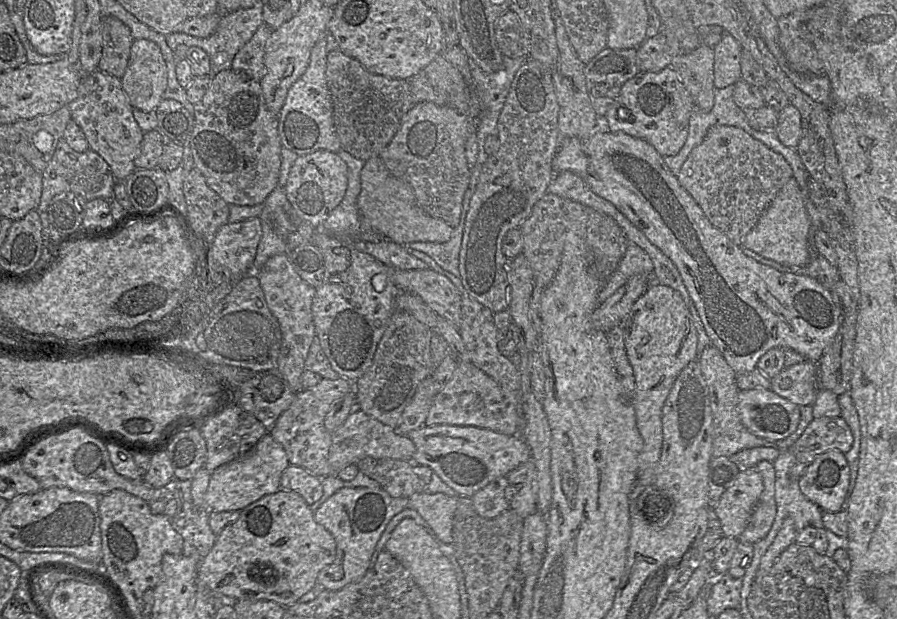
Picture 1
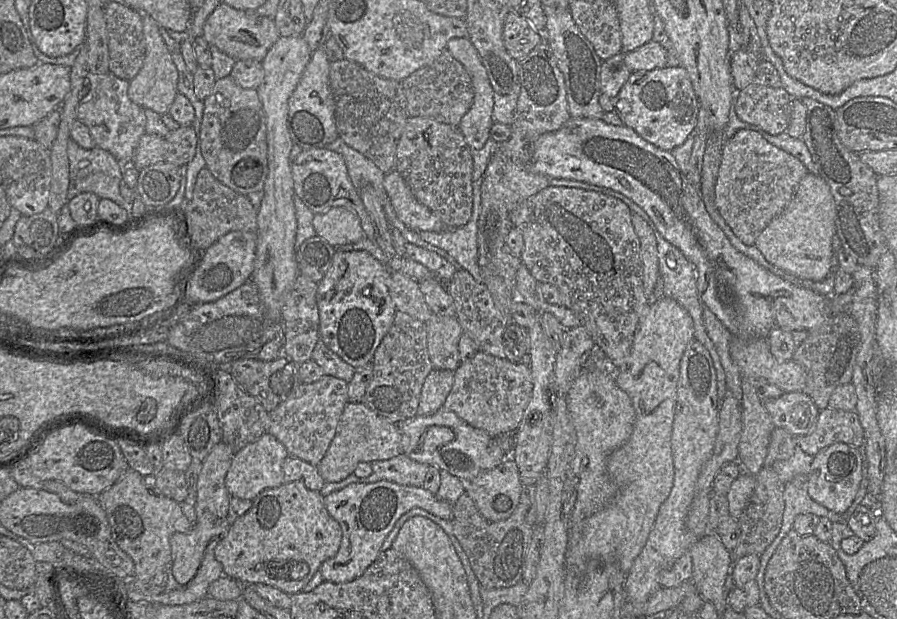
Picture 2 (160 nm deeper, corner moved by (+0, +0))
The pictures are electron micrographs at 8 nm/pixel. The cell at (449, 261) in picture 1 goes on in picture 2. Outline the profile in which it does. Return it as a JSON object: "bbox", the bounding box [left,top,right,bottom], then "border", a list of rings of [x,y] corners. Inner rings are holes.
{"bbox":[421,181,481,280],"border":[[[473,181],[473,209],[470,220],[463,226],[441,232],[421,231],[421,238],[453,257],[456,264],[468,271],[475,280],[481,280],[478,266],[477,230],[481,210],[481,182]]]}

